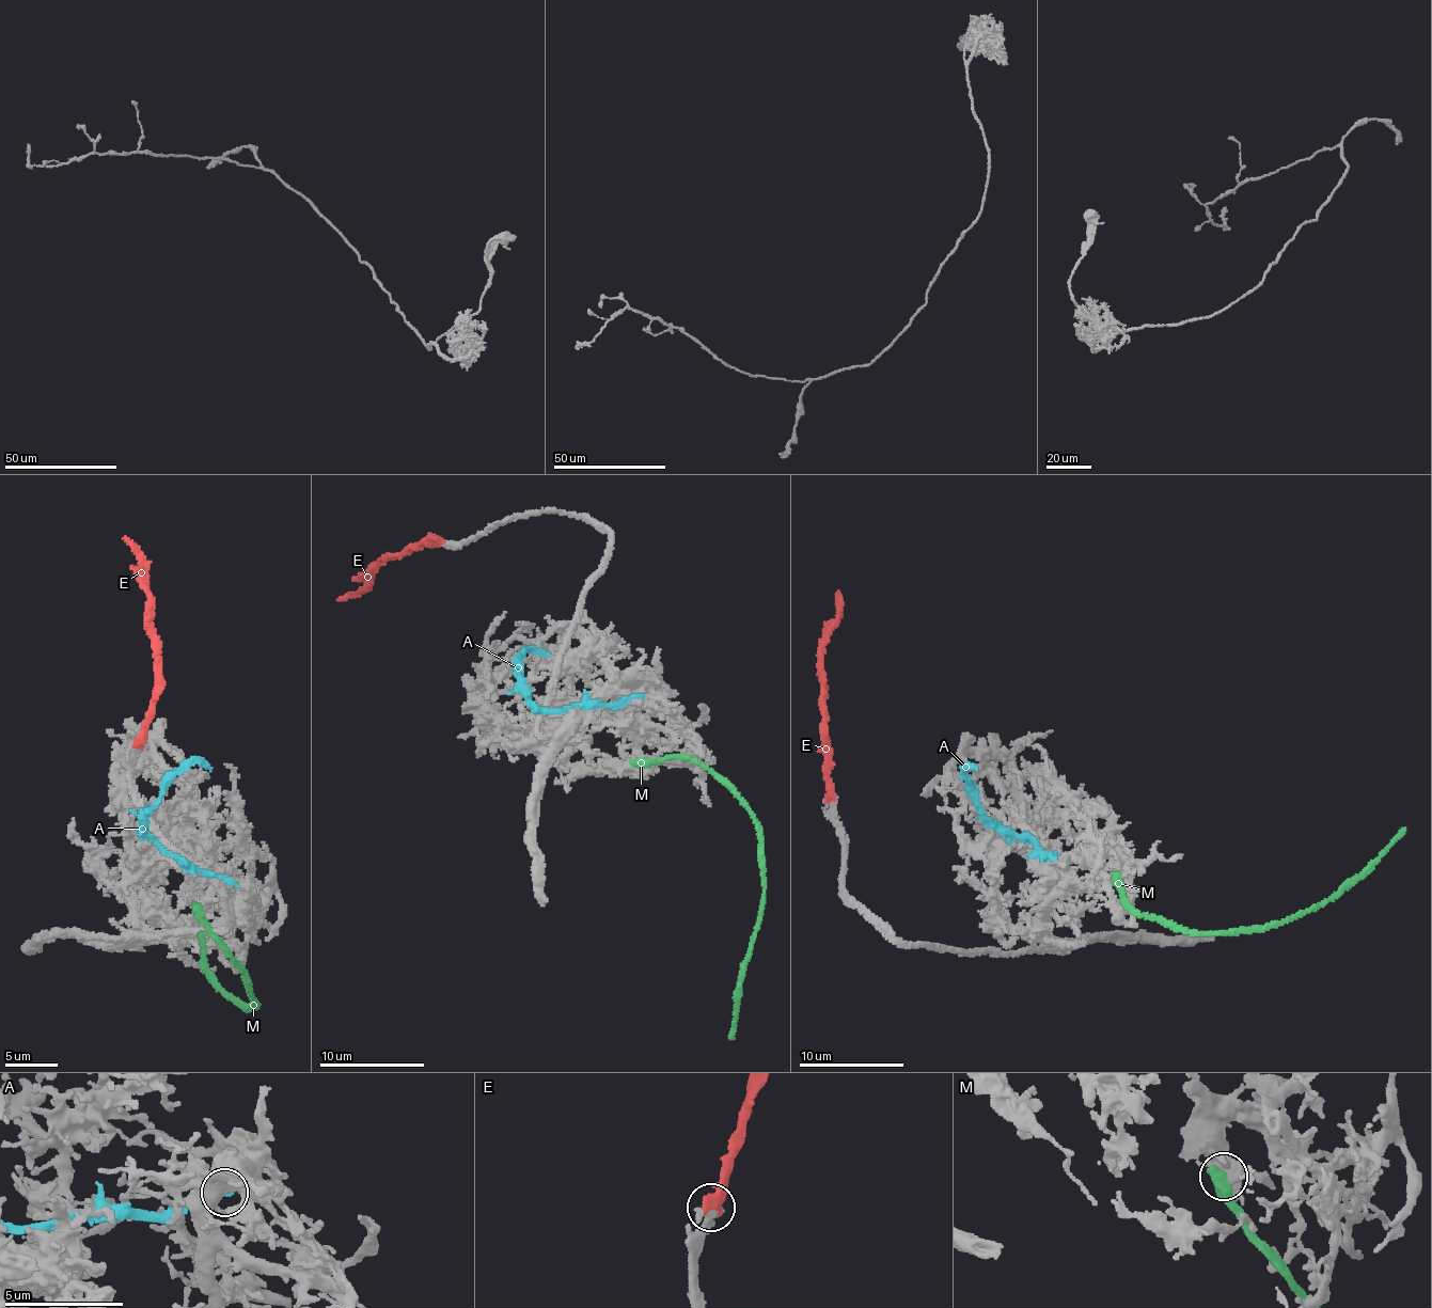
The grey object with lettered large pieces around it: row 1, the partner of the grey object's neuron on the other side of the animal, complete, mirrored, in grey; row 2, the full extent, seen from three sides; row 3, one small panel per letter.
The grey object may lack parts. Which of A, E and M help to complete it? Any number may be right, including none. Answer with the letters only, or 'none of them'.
E

